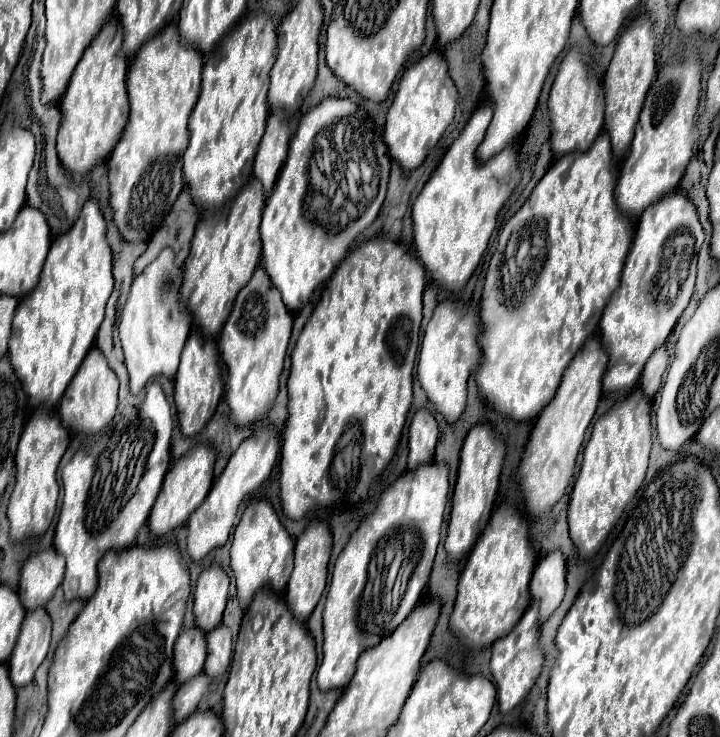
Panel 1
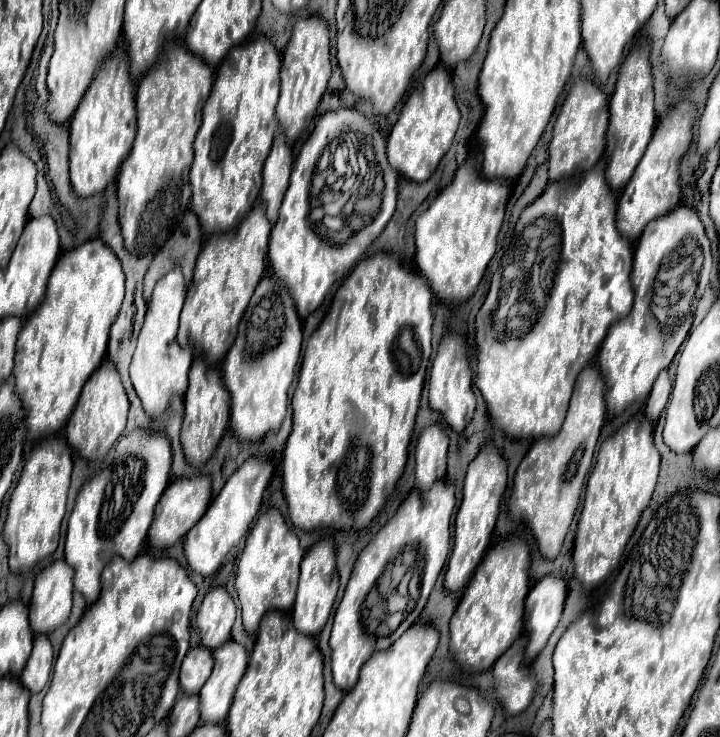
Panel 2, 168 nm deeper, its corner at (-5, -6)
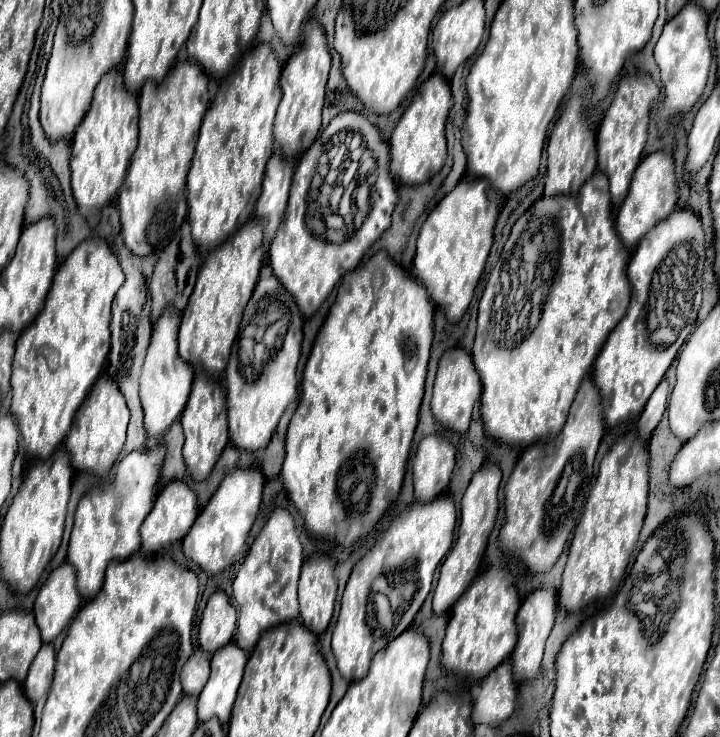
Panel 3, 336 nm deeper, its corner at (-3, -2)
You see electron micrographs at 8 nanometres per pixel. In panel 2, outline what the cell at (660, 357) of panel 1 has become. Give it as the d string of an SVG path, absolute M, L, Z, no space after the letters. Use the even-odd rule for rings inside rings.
M662 370L658 374L654 386L652 386L652 392L650 392L650 398L648 398L648 404L646 404L646 416L652 418L654 422L662 414L662 410L668 402L670 390L672 390L672 382L670 382L670 376L668 376L668 370Z

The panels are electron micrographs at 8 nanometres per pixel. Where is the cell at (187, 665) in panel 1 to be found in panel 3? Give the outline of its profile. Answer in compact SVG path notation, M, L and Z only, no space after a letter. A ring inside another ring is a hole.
M196 650L192 658L184 664L184 670L180 672L180 682L184 688L184 694L198 696L200 690L206 686L210 676L210 656L202 650Z

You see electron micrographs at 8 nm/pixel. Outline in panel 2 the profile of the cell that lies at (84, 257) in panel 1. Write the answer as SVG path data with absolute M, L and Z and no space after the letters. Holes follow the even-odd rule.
M88 240L68 250L56 262L46 298L24 320L16 342L12 380L26 410L32 438L54 436L70 418L78 394L106 356L108 332L124 298L124 272L112 250L100 240Z

